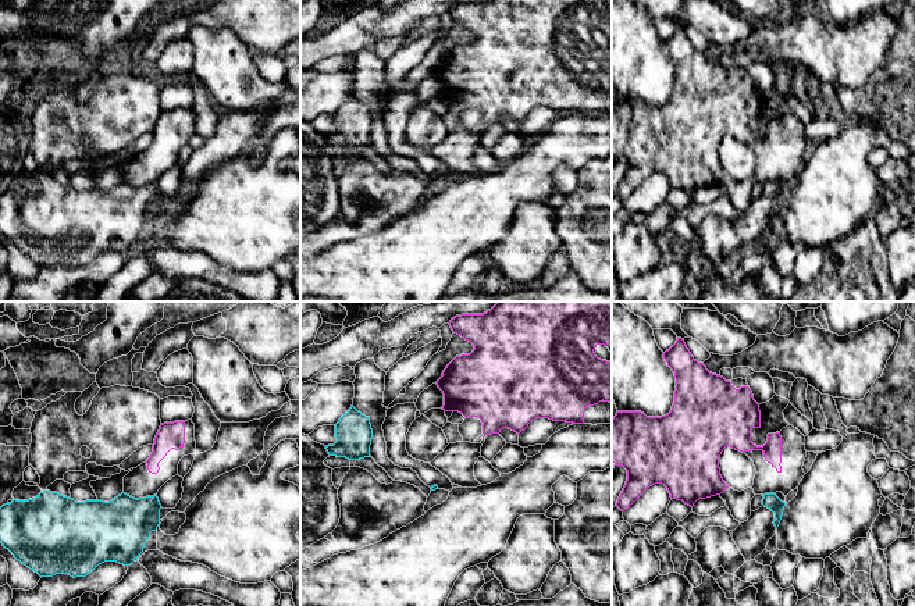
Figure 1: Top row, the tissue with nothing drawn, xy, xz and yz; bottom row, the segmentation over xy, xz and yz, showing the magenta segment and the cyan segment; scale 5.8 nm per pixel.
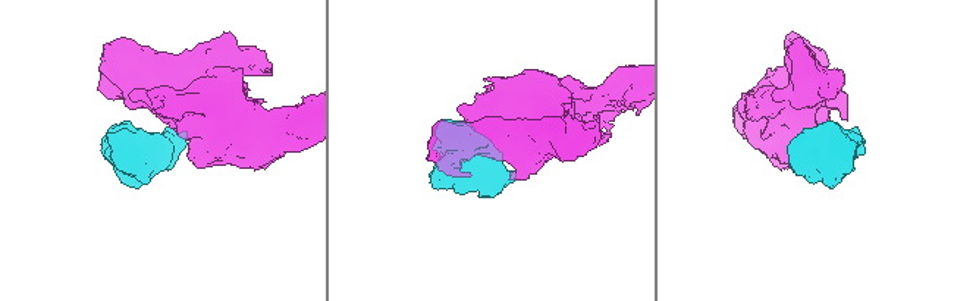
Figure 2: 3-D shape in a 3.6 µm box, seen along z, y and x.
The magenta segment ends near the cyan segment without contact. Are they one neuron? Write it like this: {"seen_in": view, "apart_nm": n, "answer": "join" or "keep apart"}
{"seen_in": "xy", "apart_nm": 130, "answer": "keep apart"}

